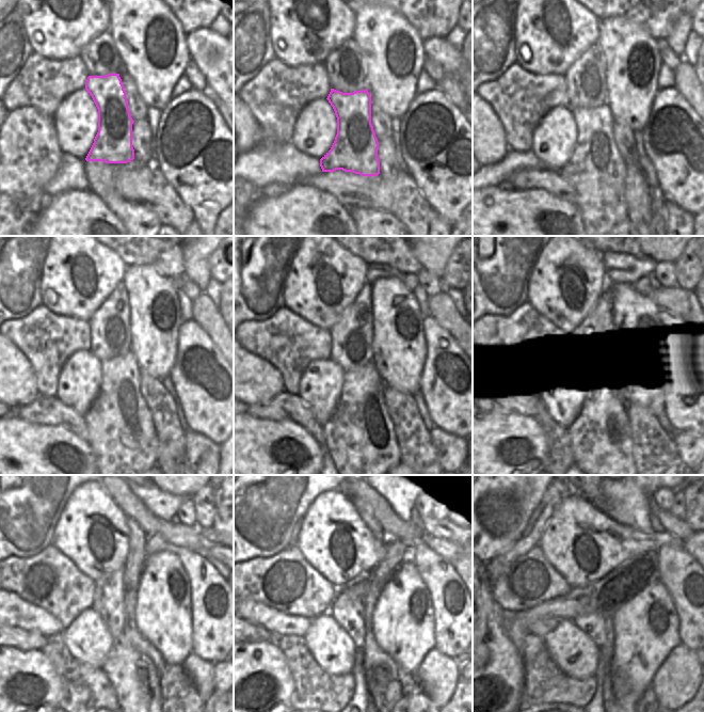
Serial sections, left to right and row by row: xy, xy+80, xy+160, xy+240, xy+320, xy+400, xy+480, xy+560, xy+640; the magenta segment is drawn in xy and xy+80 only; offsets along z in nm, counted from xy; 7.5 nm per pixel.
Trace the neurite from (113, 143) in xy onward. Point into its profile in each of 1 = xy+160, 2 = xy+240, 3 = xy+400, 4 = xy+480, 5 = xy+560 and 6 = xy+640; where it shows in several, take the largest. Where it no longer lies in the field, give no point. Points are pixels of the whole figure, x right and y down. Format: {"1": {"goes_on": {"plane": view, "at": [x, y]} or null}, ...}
{"1": {"goes_on": {"plane": "xy+160", "at": [596, 171]}}, "2": {"goes_on": {"plane": "xy+240", "at": [121, 432]}}, "3": {"goes_on": {"plane": "xy+400", "at": [601, 438]}}, "4": {"goes_on": {"plane": "xy+480", "at": [138, 691]}}, "5": {"goes_on": {"plane": "xy+560", "at": [369, 690]}}, "6": {"goes_on": null}}

